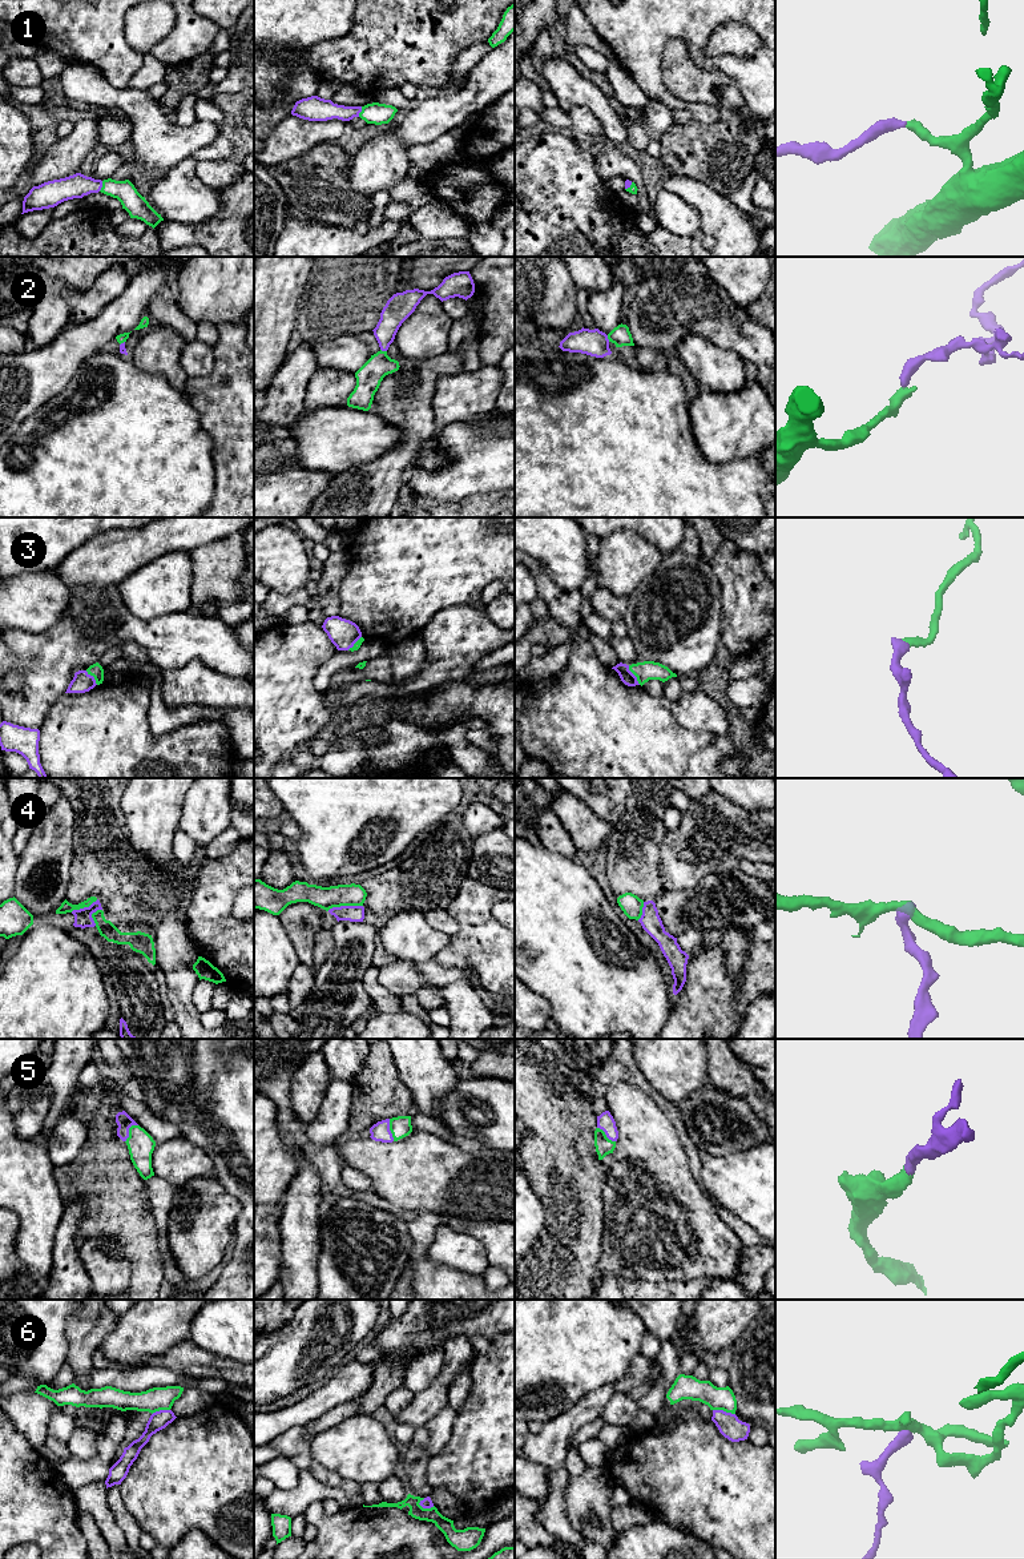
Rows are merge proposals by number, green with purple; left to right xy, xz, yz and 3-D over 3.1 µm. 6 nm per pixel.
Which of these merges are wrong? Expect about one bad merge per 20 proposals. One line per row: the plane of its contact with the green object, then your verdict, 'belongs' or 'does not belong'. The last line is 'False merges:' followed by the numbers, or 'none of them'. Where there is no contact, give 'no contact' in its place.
1: meets green in xy; belongs
2: meets green in xz; belongs
3: meets green in yz; belongs
4: meets green in xz; does not belong
5: meets green in xy; belongs
6: meets green in xz; does not belong
False merges: 4, 6

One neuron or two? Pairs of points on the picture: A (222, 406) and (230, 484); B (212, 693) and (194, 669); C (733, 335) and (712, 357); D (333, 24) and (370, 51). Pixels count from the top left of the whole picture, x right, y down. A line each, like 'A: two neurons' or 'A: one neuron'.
A: one neuron
B: one neuron
C: two neurons
D: two neurons

